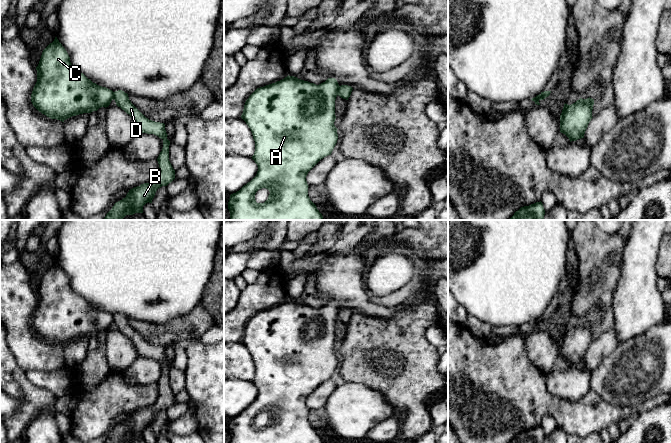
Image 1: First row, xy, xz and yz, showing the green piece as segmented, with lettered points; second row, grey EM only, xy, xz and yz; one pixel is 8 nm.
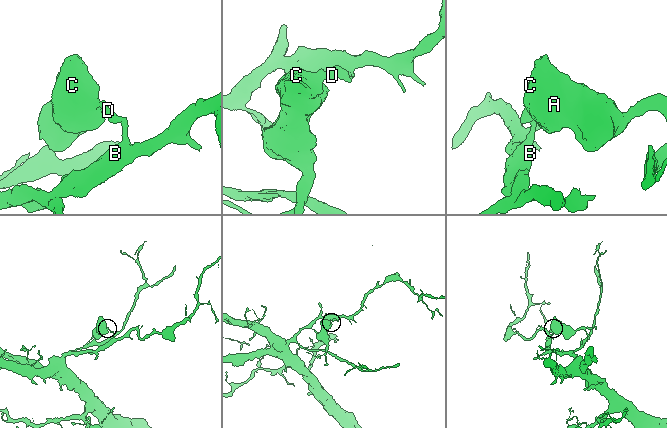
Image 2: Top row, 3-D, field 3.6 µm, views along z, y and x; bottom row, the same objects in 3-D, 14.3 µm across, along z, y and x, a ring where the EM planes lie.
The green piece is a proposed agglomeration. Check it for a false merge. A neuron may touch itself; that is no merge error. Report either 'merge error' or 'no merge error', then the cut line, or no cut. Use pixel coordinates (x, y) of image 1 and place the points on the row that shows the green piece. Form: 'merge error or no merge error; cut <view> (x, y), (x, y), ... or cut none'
merge error; cut xz (339, 86), (336, 94)

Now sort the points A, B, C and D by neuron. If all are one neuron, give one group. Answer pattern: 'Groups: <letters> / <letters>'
Groups: A C / B D

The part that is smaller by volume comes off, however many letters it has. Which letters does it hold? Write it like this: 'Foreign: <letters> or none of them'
Foreign: A, C

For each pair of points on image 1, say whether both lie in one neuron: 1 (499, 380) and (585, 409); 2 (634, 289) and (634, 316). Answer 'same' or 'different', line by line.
1: same
2: same

